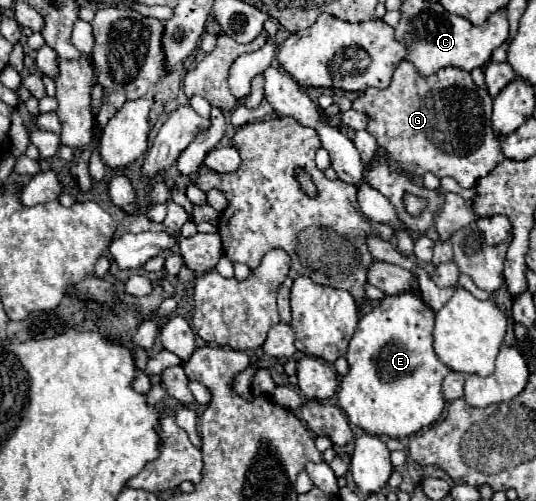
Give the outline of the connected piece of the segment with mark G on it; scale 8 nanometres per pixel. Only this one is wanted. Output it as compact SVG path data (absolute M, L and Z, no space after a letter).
M401 61L393 73L391 85L385 89L369 87L353 101L353 109L369 115L367 131L377 139L377 145L413 175L425 175L431 171L439 179L453 177L463 189L469 189L477 179L485 177L505 159L499 135L491 125L491 95L479 93L479 87L473 83L469 71L459 67L443 67L435 75L423 77L411 61Z

